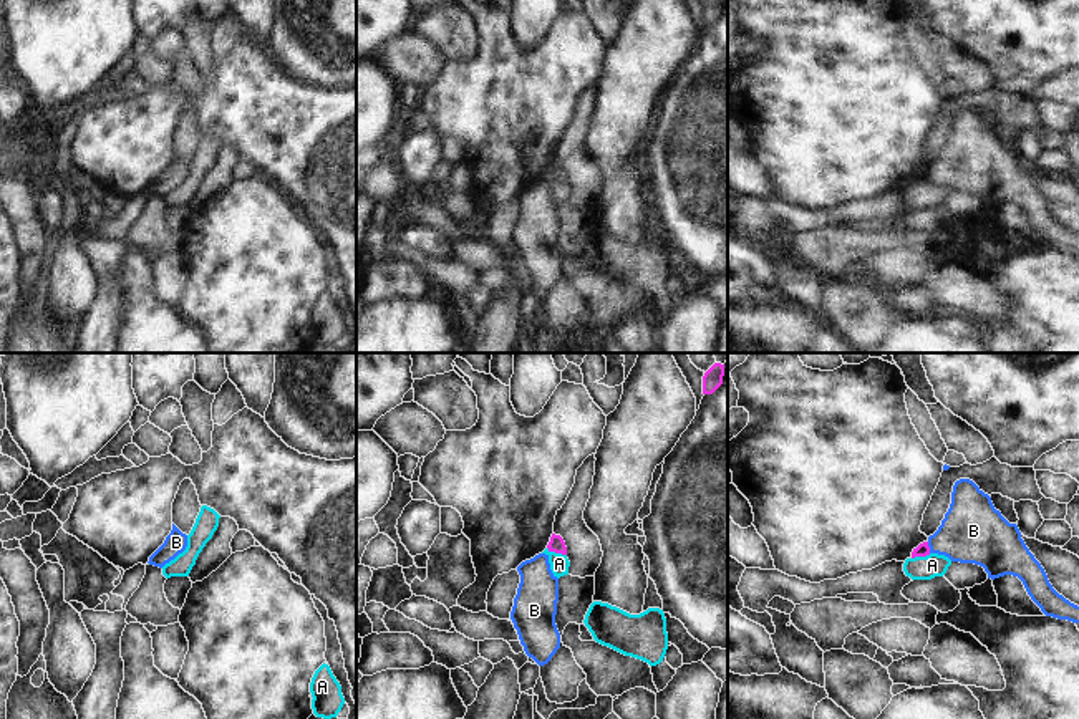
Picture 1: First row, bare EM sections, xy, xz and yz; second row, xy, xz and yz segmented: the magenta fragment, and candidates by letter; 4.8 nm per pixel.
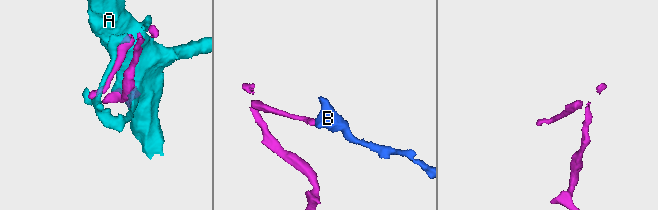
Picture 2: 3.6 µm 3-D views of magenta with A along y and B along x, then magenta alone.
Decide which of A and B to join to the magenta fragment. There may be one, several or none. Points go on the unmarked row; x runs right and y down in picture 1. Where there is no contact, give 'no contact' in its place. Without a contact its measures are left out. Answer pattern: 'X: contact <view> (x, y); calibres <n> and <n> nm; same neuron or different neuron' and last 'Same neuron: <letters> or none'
A: contact xz (557, 181); calibres 70 and 100 nm; different neuron
B: contact yz (929, 176); calibres 60 and 300 nm; different neuron
Same neuron: none

